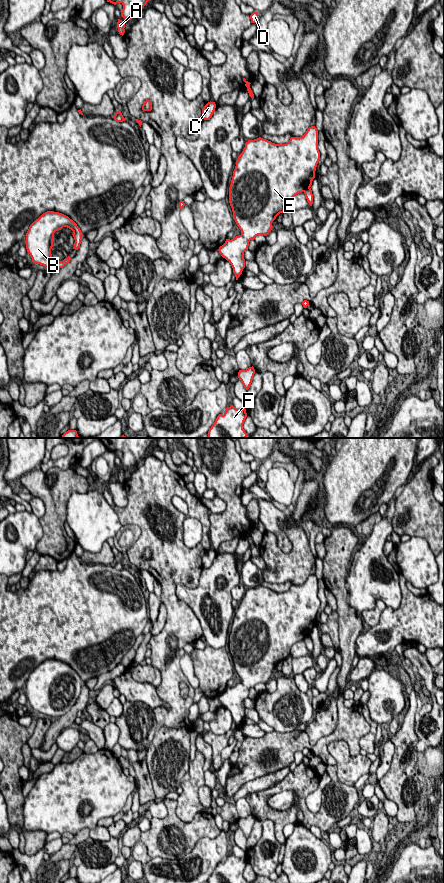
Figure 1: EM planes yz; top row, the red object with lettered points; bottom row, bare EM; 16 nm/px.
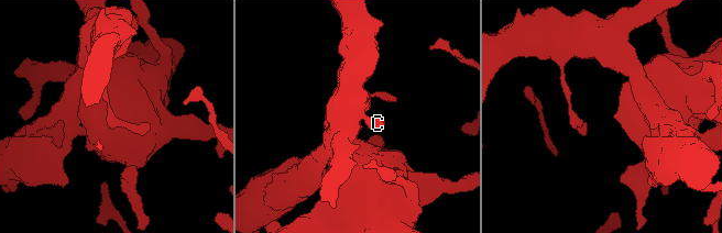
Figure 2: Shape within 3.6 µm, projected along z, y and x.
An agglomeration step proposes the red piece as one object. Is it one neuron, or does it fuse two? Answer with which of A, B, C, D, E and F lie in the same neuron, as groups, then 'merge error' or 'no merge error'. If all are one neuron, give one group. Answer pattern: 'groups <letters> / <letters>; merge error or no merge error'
groups A E F / B C D; merge error

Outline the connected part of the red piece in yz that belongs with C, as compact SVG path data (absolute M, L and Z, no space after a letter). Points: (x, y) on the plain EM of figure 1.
M208 550L202 557L202 564L204 568L210 568L216 556L215 550Z

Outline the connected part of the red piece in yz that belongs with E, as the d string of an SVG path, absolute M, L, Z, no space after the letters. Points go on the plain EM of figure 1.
M315 574L308 576L302 585L291 585L286 592L275 592L261 585L248 588L242 601L238 604L229 635L229 651L233 660L233 667L241 678L239 684L226 687L218 699L232 714L236 728L245 716L244 700L248 698L249 690L258 683L267 684L272 678L272 670L276 665L290 655L291 647L310 636L315 626L315 619L320 608L318 597L318 578Z

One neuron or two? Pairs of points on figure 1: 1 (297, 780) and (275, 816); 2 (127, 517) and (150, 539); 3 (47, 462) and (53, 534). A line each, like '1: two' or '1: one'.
1: one
2: one
3: two

